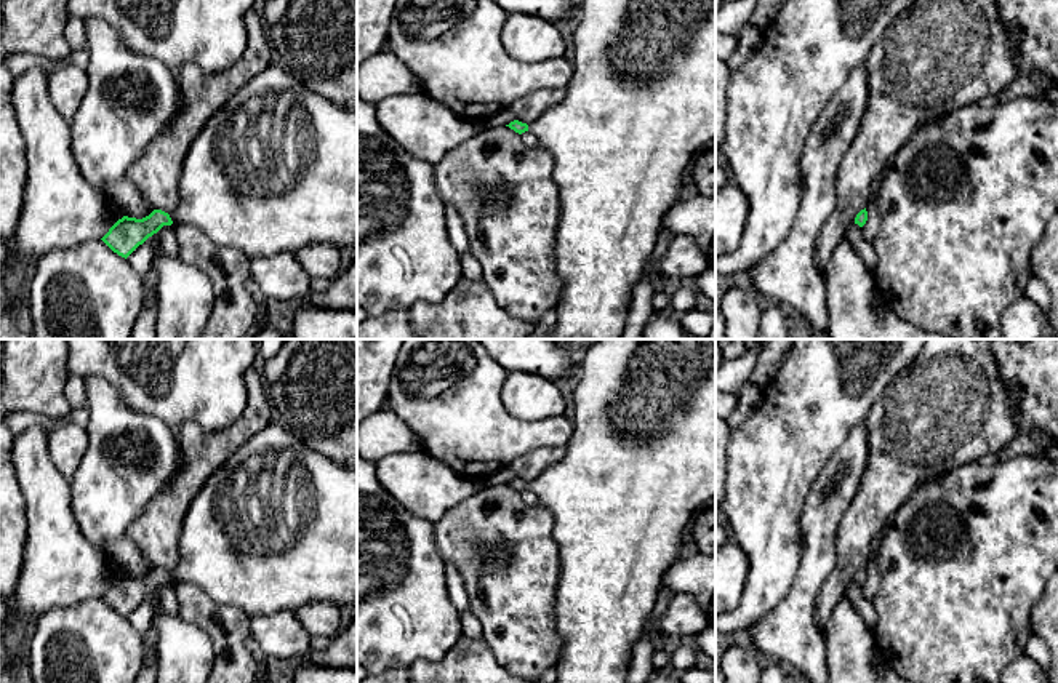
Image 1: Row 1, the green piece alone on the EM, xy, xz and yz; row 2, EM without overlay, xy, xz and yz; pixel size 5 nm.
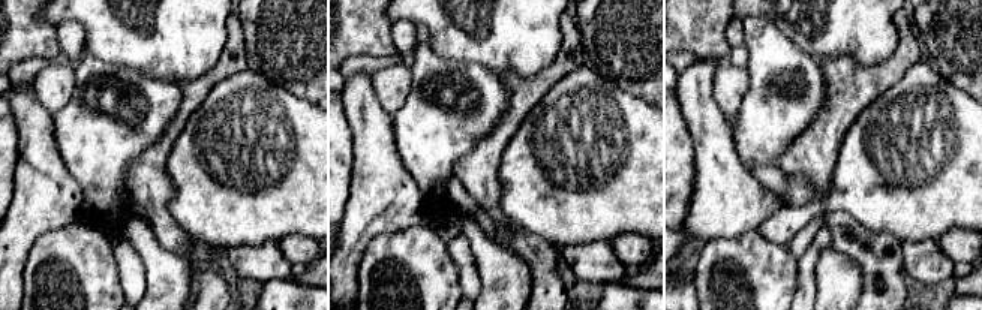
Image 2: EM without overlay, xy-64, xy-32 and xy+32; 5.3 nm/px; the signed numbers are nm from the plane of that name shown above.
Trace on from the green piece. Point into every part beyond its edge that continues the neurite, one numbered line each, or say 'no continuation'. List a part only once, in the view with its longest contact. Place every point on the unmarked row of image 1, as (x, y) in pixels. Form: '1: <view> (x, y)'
1: xy (274, 528)

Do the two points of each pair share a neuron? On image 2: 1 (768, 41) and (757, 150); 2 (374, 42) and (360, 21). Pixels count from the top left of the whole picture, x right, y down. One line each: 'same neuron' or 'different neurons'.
1: same neuron
2: same neuron

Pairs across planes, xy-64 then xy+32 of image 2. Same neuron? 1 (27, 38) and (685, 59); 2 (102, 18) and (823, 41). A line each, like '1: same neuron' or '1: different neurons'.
1: different neurons
2: same neuron

